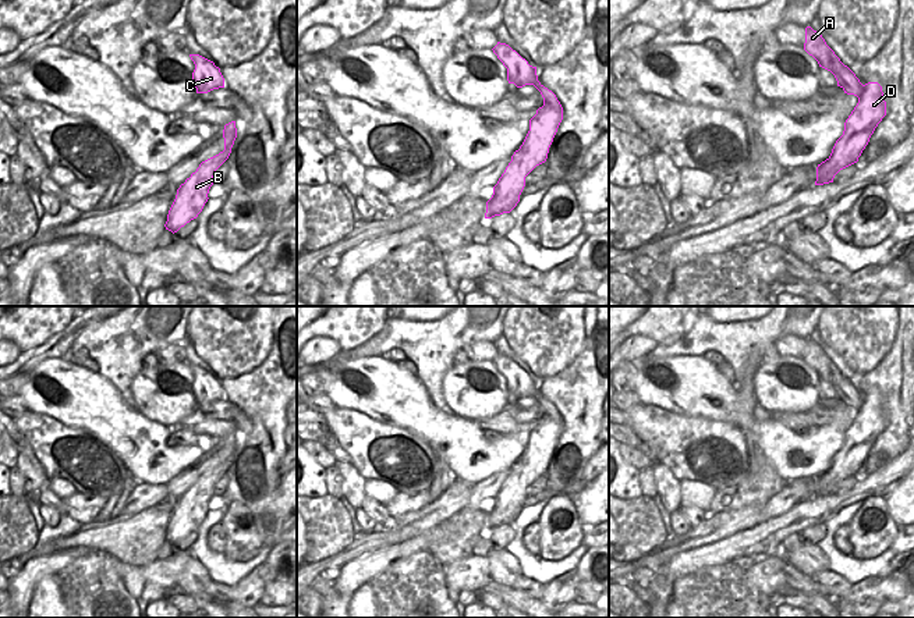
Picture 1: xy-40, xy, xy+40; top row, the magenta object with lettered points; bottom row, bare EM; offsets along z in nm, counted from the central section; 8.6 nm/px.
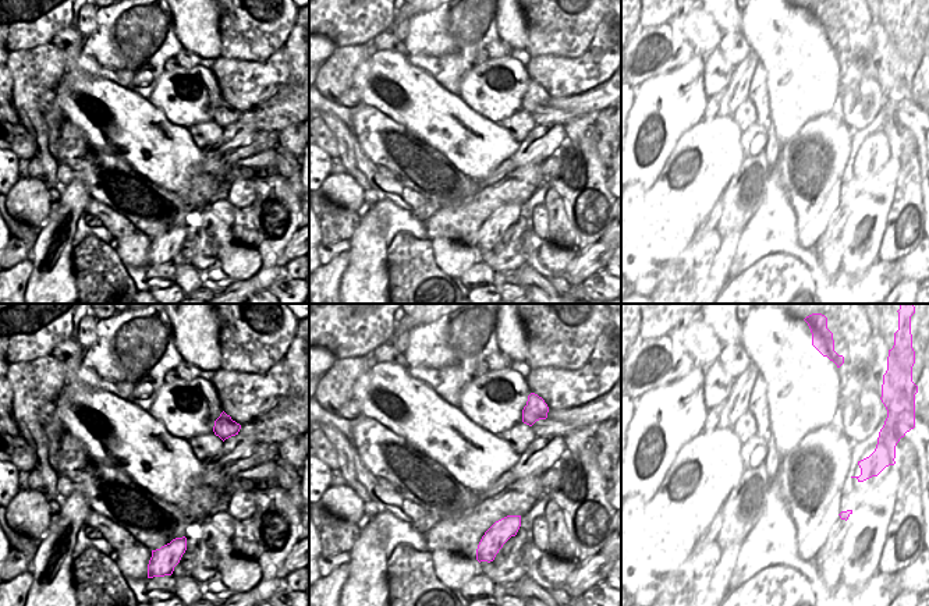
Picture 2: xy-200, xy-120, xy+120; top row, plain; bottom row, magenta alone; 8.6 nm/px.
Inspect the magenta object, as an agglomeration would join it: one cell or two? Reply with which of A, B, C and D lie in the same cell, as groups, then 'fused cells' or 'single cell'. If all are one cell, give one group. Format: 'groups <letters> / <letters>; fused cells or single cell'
groups A C / B D; fused cells

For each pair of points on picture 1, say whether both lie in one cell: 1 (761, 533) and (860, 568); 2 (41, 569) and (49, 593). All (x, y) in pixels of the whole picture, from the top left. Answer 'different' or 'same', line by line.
1: different
2: different

